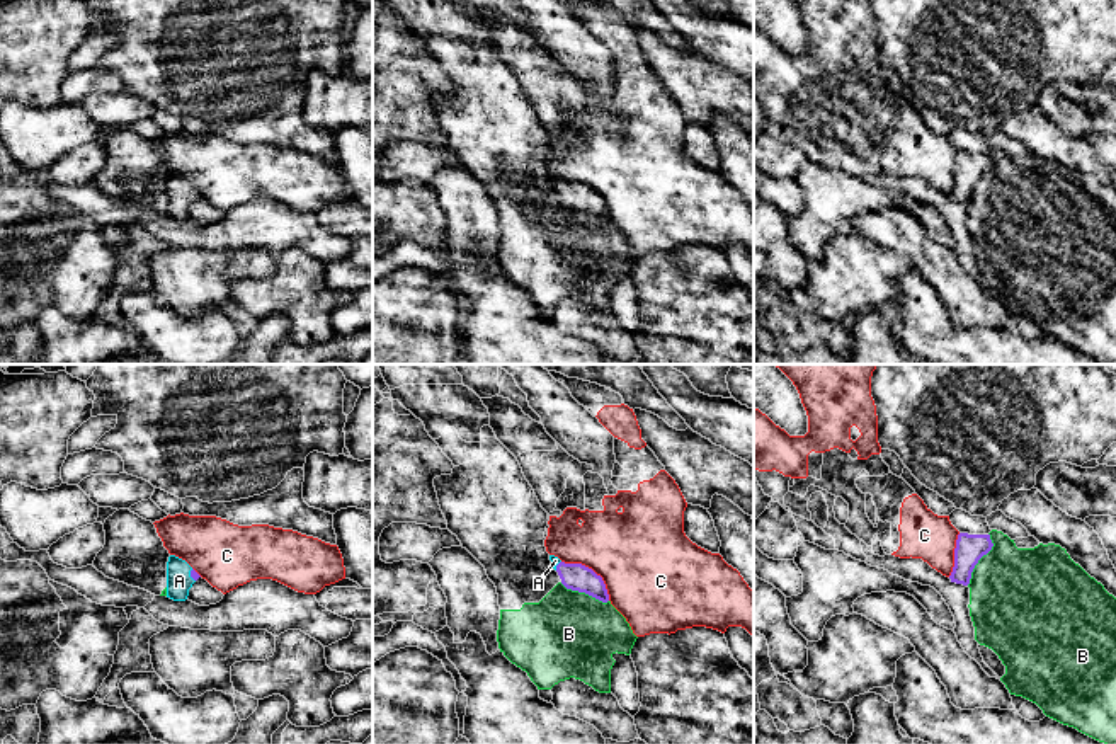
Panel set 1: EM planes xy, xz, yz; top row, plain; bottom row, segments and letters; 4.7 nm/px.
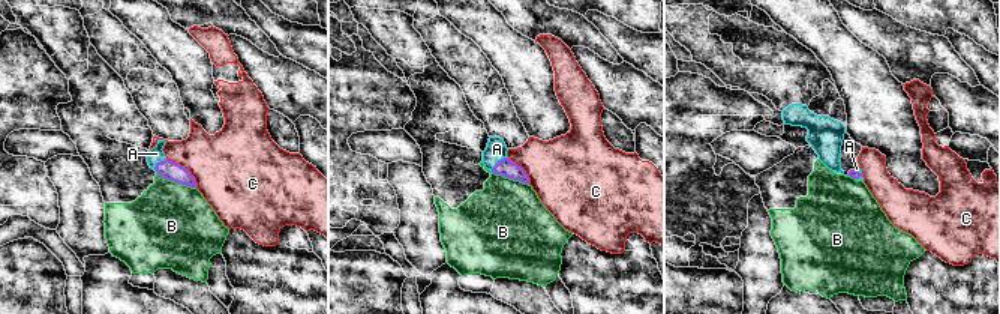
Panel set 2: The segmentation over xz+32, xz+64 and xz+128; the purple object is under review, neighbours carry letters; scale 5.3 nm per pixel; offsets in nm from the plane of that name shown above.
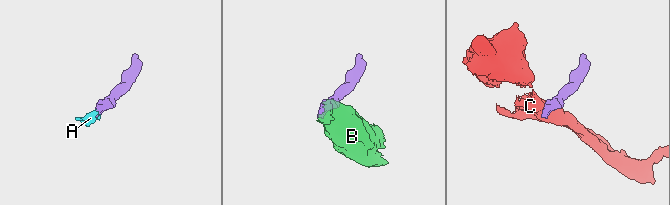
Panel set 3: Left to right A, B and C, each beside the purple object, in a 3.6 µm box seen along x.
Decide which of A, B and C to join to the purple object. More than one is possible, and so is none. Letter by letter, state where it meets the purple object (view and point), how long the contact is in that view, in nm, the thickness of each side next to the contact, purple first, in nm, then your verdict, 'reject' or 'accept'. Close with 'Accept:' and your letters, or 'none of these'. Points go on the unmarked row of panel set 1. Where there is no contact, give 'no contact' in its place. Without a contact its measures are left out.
A: xy (191, 194) | 70 nm | 40/120 nm | accept
B: yz (980, 176) | 260 nm | 140/440 nm | reject
C: xz (591, 188) | 300 nm | 130/440 nm | reject
Accept: A

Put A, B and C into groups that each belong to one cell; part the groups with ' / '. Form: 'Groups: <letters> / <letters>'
Groups: A / B / C

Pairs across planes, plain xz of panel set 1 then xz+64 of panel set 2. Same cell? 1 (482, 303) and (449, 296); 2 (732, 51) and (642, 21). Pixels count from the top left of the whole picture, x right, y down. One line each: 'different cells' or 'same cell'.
1: same cell
2: different cells

